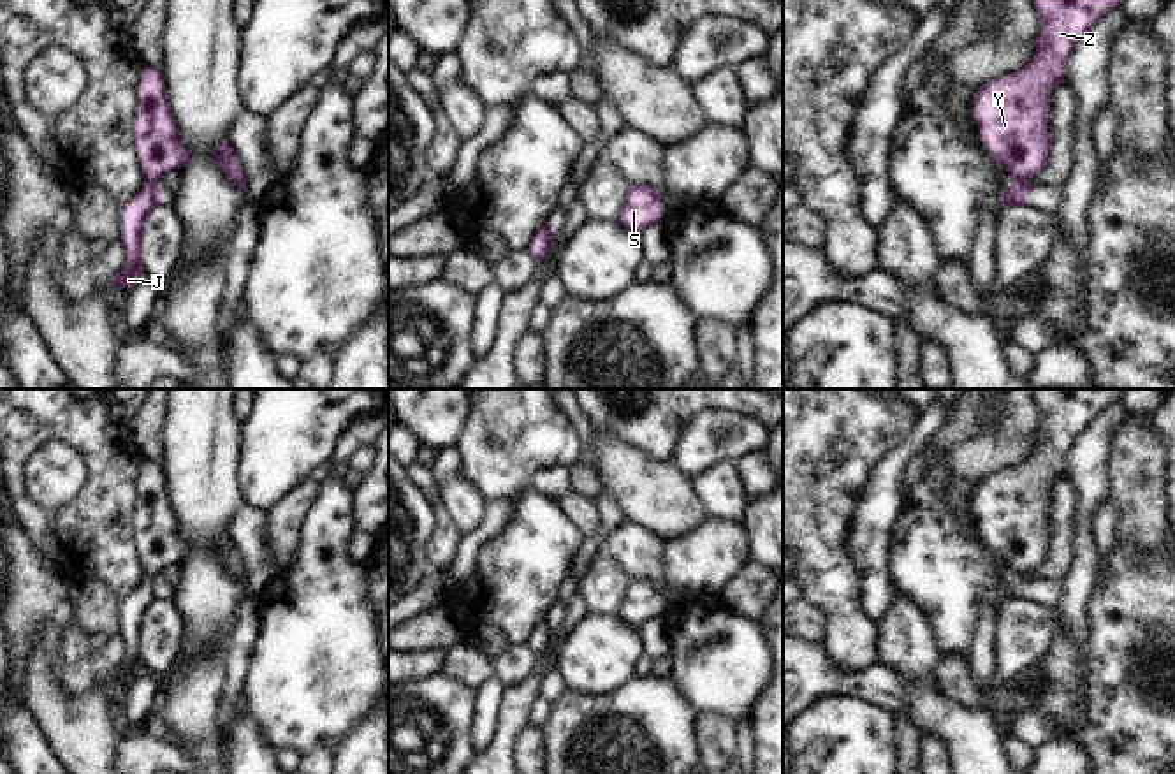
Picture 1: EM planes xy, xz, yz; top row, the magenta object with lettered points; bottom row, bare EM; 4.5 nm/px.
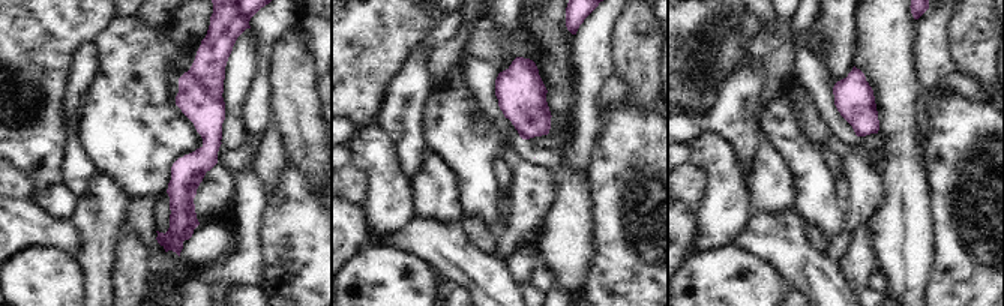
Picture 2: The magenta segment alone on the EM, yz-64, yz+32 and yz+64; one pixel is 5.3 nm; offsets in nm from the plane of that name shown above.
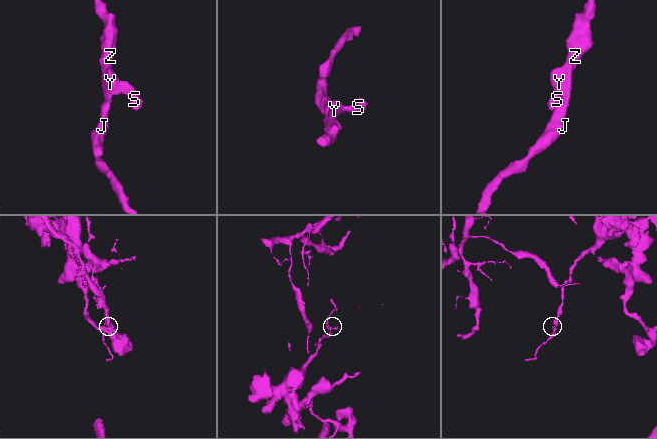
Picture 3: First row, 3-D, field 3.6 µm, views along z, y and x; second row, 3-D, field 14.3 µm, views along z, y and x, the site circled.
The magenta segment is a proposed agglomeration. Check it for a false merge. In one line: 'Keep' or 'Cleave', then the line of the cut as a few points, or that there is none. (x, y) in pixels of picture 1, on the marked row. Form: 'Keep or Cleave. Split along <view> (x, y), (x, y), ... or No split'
Keep. No split.

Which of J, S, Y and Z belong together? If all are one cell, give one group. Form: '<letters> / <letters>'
J S Y Z

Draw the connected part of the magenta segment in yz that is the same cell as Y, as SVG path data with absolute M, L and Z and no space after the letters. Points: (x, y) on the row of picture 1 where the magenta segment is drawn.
M1122 0L1033 2L1043 25L1036 37L1036 56L1020 72L996 77L974 91L980 139L1013 176L1013 185L999 192L1004 206L1029 204L1029 194L1038 186L1027 179L1048 164L1052 91L1064 81L1068 56Z

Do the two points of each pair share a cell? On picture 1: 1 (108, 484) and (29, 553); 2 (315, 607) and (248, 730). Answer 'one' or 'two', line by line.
1: two
2: two

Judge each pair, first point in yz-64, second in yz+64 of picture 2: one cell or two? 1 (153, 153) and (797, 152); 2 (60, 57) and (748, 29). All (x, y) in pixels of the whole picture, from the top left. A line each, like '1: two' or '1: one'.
1: one
2: one

